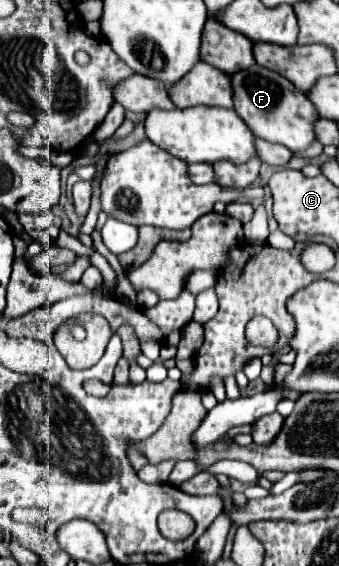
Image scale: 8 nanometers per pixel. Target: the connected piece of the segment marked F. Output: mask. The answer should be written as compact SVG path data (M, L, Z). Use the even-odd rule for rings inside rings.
M252 65L242 73L232 75L234 85L234 111L244 117L244 123L252 133L264 141L286 145L290 151L306 151L314 141L314 123L320 119L318 109L306 93L296 89L286 77L274 73L262 65Z

